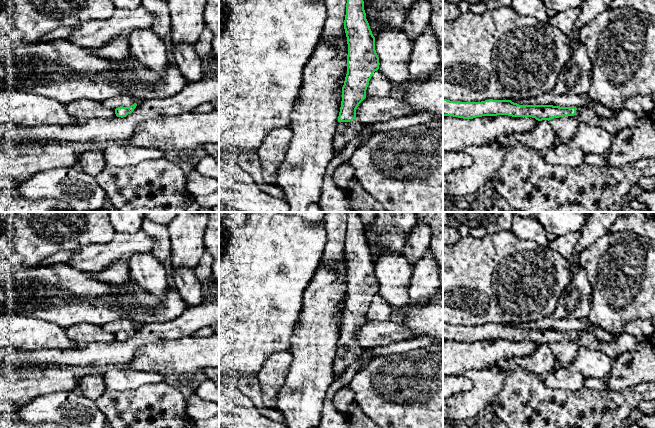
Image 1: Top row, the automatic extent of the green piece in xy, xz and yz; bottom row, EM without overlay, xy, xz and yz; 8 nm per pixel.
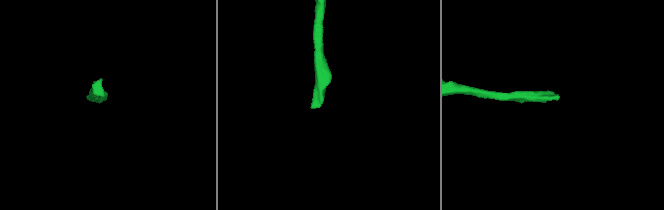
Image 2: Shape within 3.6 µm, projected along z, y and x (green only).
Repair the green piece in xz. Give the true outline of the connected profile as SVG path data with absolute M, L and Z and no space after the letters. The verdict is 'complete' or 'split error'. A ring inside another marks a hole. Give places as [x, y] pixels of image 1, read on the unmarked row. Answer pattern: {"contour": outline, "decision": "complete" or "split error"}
{"contour": "M347 212L344 253L347 261L347 298L342 311L338 349L333 362L333 379L337 380L363 353L356 344L356 333L366 322L369 305L379 293L375 261L366 243L364 225L357 212Z", "decision": "split error"}

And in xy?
{"contour": "M134 327L133 329L129 330L129 331L118 331L115 333L115 338L117 341L126 341L128 338L131 338L134 333L136 332L137 328Z", "decision": "complete"}

